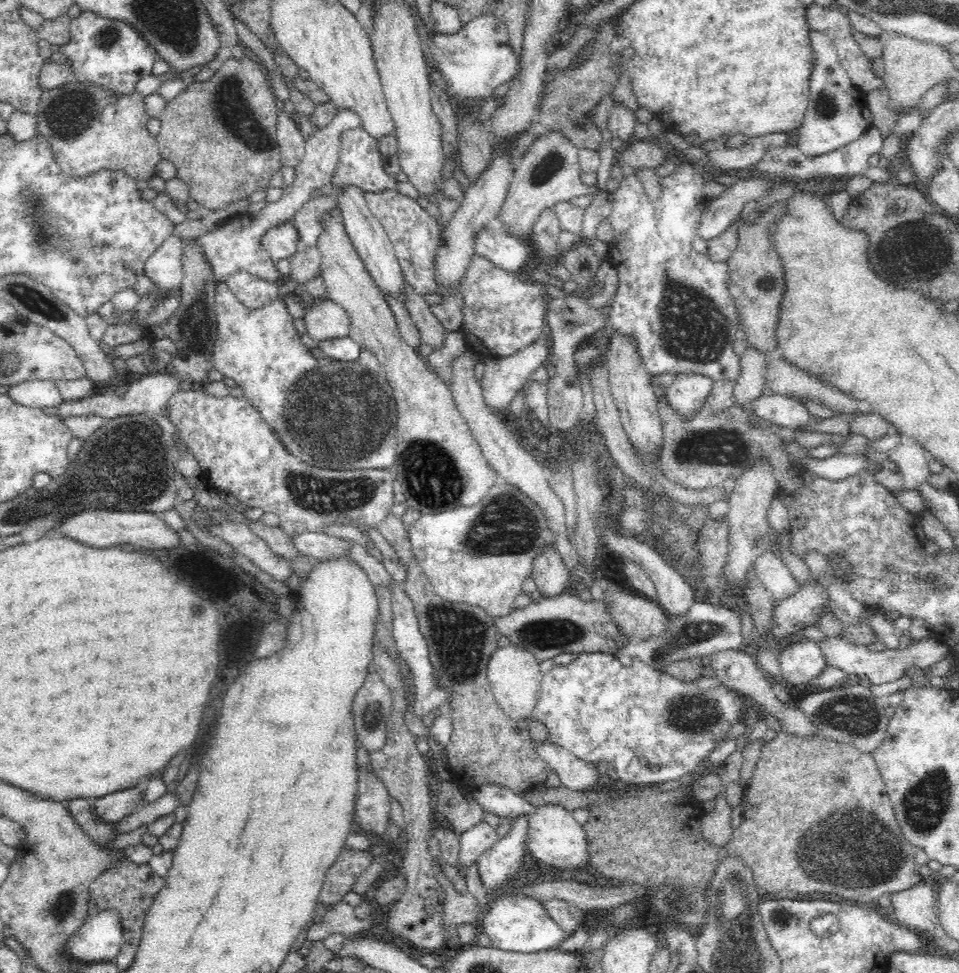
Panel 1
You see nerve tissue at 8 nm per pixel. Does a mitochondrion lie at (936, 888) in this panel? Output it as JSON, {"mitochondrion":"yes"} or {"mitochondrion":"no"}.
{"mitochondrion":"no"}

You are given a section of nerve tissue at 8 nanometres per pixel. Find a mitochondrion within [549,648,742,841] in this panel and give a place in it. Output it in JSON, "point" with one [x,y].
{"point":[690,713]}

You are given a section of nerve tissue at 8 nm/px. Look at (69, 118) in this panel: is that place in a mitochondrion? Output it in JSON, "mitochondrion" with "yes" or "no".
{"mitochondrion":"yes"}

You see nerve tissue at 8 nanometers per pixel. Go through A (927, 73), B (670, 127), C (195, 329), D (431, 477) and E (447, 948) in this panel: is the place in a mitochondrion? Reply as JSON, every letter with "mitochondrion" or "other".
{"A":"other","B":"other","C":"mitochondrion","D":"mitochondrion","E":"other"}

